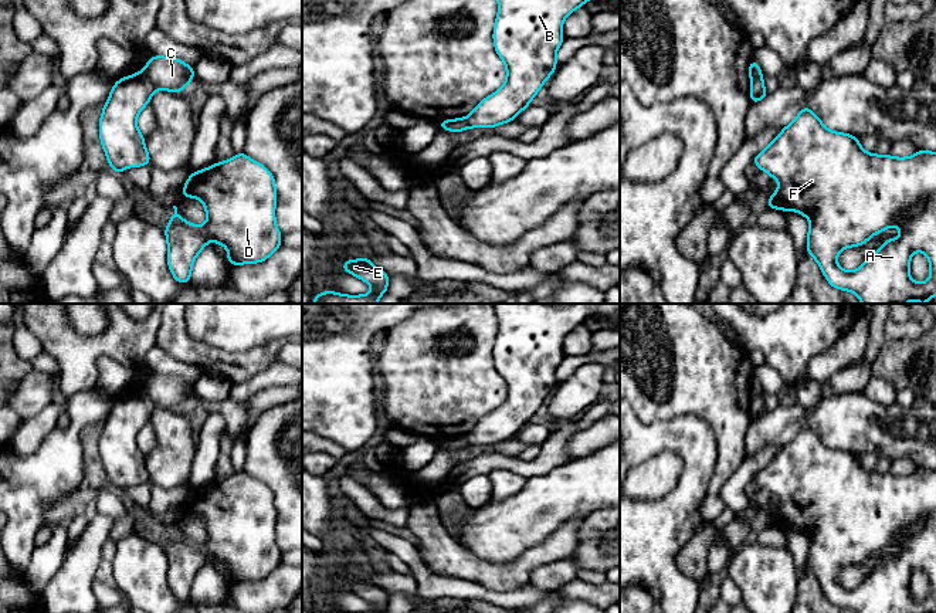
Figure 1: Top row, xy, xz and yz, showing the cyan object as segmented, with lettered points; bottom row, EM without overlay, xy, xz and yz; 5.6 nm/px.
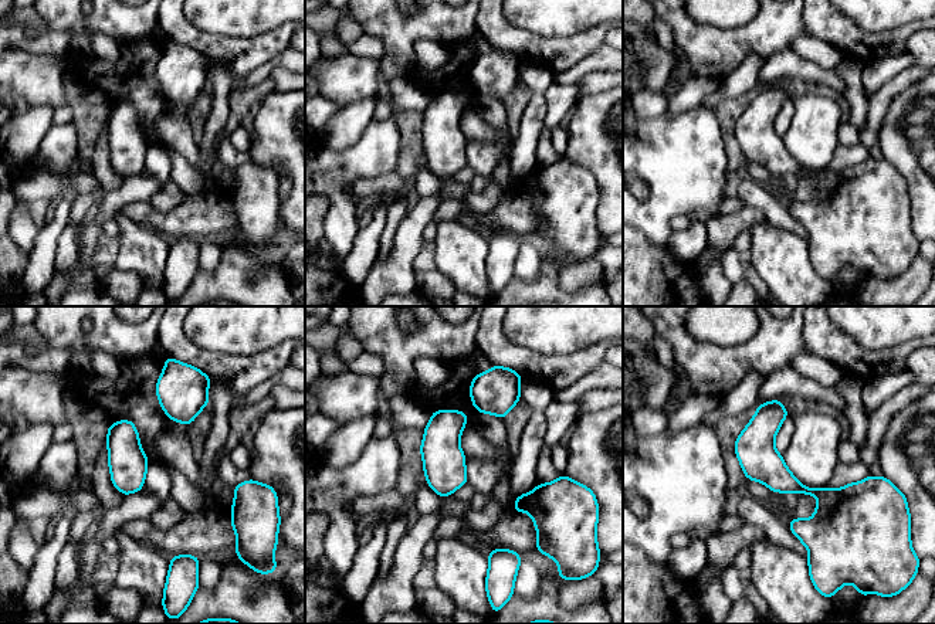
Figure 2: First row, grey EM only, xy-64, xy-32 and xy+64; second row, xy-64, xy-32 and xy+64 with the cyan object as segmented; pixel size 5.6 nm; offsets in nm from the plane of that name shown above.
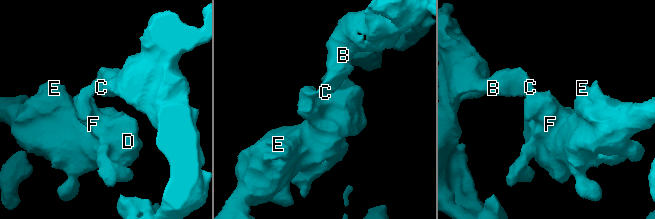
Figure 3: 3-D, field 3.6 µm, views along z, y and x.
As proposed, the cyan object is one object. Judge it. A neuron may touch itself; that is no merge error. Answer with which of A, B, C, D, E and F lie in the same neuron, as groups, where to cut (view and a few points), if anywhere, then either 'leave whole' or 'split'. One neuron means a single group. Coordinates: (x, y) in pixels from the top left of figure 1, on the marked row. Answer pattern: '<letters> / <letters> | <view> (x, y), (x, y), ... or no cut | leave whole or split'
A D E F / B C | xy (143, 70), (156, 88) | split

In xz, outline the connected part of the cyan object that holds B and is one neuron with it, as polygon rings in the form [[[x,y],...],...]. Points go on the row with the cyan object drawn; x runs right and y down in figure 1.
[[[498,0],[494,47],[506,65],[506,82],[482,99],[465,118],[469,128],[494,128],[511,121],[530,105],[557,67],[556,51],[563,43],[564,18],[587,0]]]

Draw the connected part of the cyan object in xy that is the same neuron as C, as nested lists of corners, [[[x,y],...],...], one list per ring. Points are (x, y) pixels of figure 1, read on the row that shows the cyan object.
[[[153,55],[143,68],[145,74],[155,84],[156,89],[183,92],[193,81],[194,67],[179,58]]]

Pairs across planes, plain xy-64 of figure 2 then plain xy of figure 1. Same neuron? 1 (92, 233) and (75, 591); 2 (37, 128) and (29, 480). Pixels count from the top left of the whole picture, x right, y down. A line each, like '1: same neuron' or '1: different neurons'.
1: same neuron
2: different neurons

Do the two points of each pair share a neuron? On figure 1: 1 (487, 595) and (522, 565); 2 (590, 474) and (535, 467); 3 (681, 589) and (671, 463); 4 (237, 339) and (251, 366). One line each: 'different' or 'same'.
1: different
2: different
3: different
4: different

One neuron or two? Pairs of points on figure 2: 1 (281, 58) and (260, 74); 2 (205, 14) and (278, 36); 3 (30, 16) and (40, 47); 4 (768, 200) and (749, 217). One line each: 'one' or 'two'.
1: one
2: two
3: two
4: two

